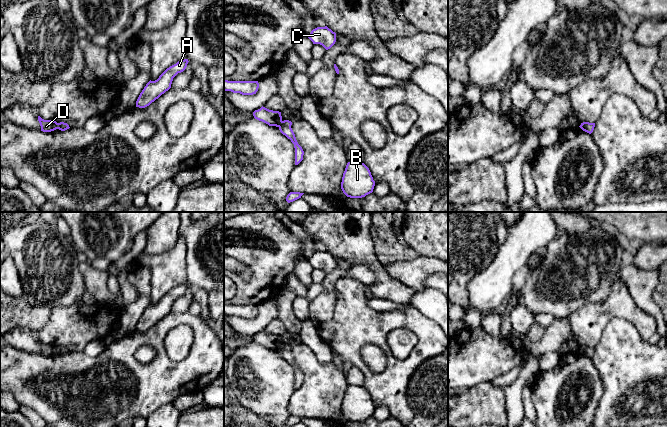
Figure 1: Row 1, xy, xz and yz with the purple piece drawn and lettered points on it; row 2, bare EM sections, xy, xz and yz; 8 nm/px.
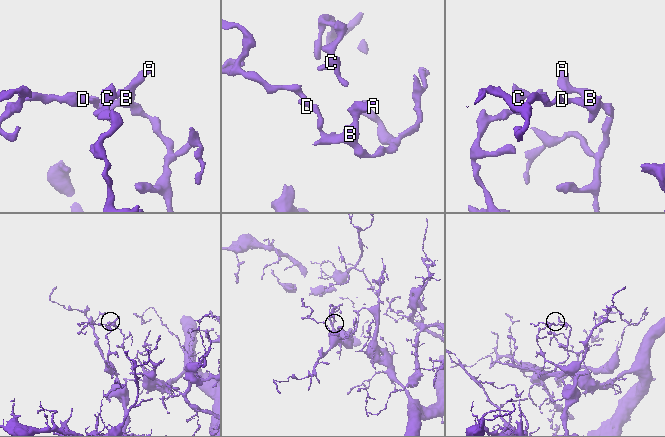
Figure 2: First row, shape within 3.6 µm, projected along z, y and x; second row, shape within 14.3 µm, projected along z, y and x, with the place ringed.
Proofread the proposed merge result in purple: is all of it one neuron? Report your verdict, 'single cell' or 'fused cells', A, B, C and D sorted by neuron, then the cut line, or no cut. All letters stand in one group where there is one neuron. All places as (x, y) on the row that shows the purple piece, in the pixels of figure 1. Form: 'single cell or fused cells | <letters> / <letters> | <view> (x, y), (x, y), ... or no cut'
fused cells | A B C / D | xy (58, 123), (56, 128)

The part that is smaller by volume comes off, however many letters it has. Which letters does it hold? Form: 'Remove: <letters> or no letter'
Remove: D

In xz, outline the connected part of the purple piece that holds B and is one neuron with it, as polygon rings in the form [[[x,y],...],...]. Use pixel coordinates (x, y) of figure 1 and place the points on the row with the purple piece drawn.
[[[348,162],[343,173],[341,189],[350,198],[362,198],[373,192],[375,181],[362,162]]]

